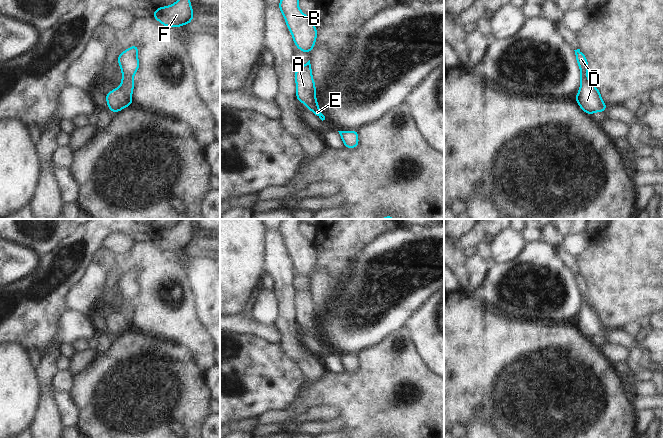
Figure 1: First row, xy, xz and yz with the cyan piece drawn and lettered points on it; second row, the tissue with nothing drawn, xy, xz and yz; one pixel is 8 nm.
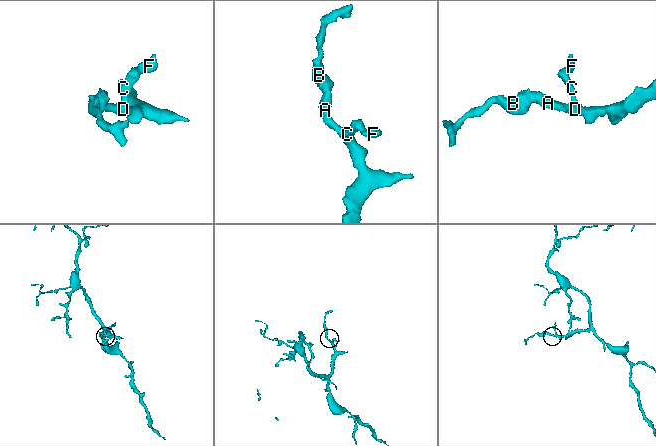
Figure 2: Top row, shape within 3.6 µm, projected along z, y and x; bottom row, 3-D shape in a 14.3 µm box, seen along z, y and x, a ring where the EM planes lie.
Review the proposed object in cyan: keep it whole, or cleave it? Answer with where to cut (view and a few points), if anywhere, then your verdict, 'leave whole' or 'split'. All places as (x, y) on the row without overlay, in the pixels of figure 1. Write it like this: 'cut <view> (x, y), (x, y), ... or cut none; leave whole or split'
cut none; leave whole

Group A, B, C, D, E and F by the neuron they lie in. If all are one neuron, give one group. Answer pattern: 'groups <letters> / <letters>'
groups A B C D E F

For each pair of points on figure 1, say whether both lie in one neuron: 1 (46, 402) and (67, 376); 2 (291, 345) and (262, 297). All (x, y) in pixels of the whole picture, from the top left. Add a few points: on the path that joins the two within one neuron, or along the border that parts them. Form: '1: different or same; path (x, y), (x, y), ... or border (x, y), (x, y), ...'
1: different; border (57, 371), (52, 379), (53, 388)
2: different; border (276, 295), (277, 319), (273, 324)

